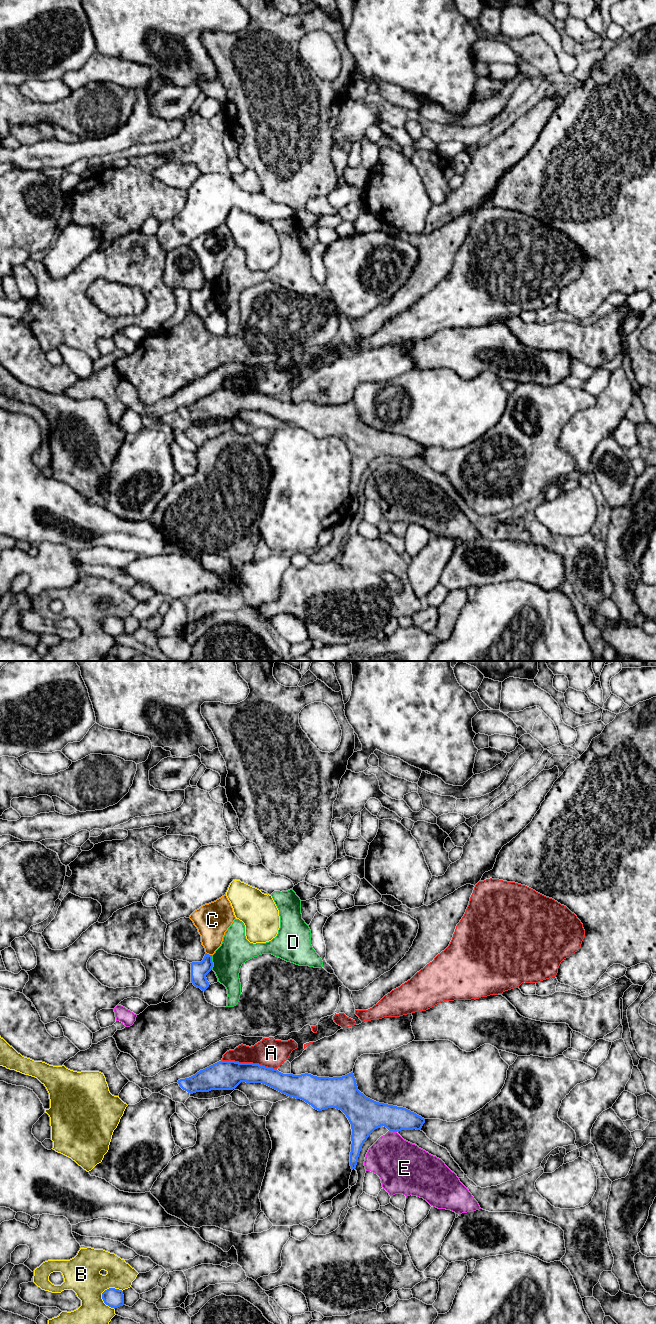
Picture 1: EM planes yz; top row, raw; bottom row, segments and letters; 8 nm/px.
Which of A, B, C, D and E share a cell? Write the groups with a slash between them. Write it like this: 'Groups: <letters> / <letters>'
Groups: A / B / C / D / E

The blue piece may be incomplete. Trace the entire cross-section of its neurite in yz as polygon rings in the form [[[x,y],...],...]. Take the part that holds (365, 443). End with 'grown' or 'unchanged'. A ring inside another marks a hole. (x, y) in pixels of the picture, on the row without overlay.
[[[219,389],[195,403],[178,408],[179,414],[190,422],[209,420],[211,418],[233,418],[241,410],[262,411],[282,422],[301,427],[314,437],[322,439],[328,436],[341,438],[348,446],[351,457],[350,494],[355,497],[361,476],[369,463],[377,456],[384,454],[389,459],[421,458],[425,447],[410,438],[376,430],[358,418],[353,400],[342,405],[317,405],[305,401],[301,403],[283,402],[277,397],[268,396],[259,392],[239,391],[235,389]]]; unchanged

